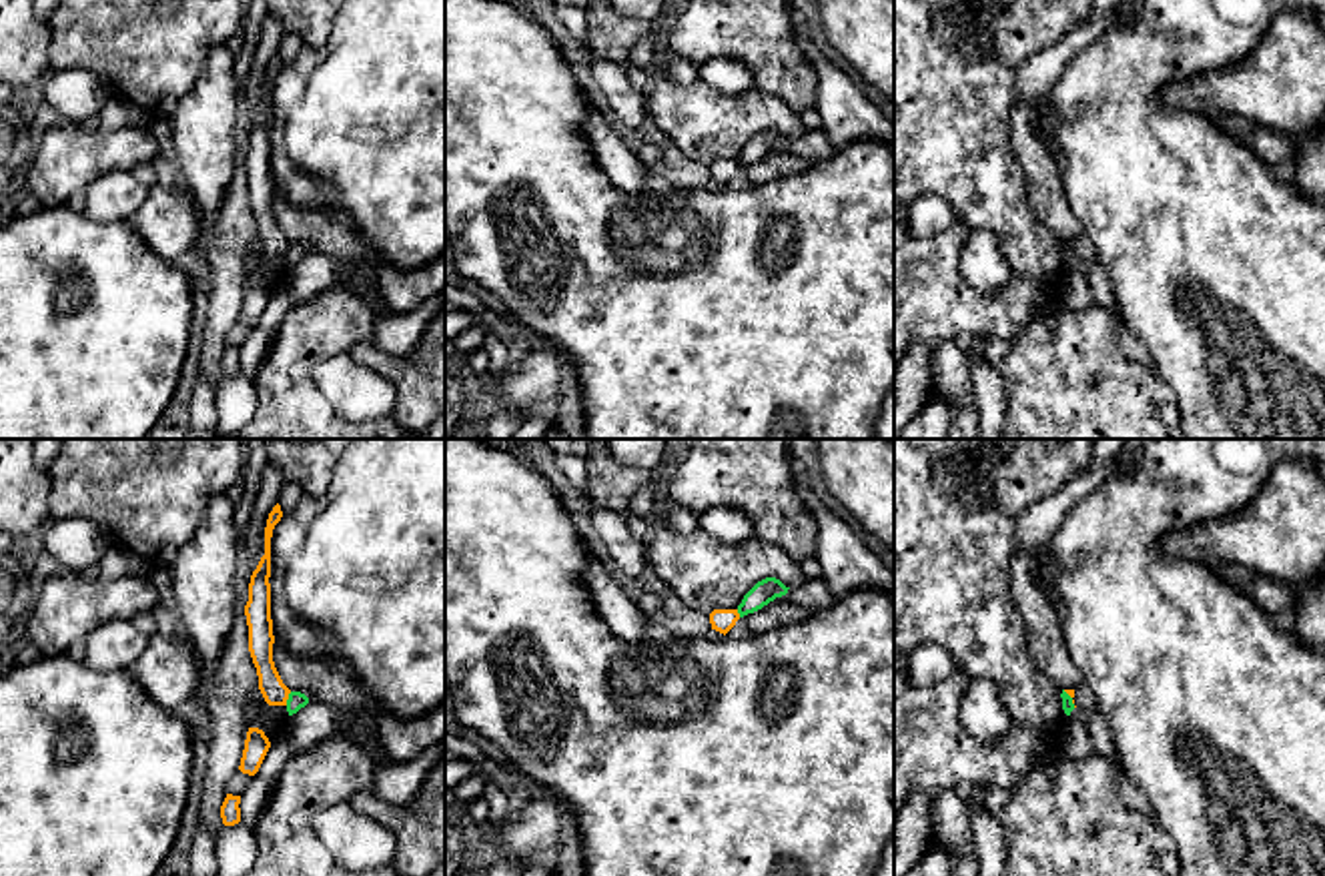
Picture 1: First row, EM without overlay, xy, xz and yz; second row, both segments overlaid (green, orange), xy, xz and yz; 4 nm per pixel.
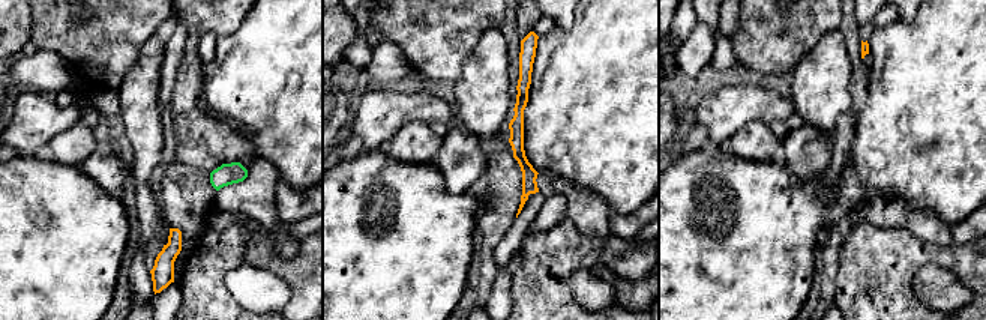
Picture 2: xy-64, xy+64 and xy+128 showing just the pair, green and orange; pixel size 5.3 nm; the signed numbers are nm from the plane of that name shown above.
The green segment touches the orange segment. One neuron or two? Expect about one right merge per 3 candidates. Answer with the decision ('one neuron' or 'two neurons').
two neurons

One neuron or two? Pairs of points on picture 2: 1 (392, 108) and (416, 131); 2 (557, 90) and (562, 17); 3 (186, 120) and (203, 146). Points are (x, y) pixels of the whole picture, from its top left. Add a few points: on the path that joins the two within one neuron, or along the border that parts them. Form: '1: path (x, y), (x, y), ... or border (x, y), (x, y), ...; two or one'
1: border (428, 123), (408, 122), (389, 140); two
2: border (575, 15), (574, 24), (569, 29), (557, 29); two
3: path (192, 126), (201, 140); one

